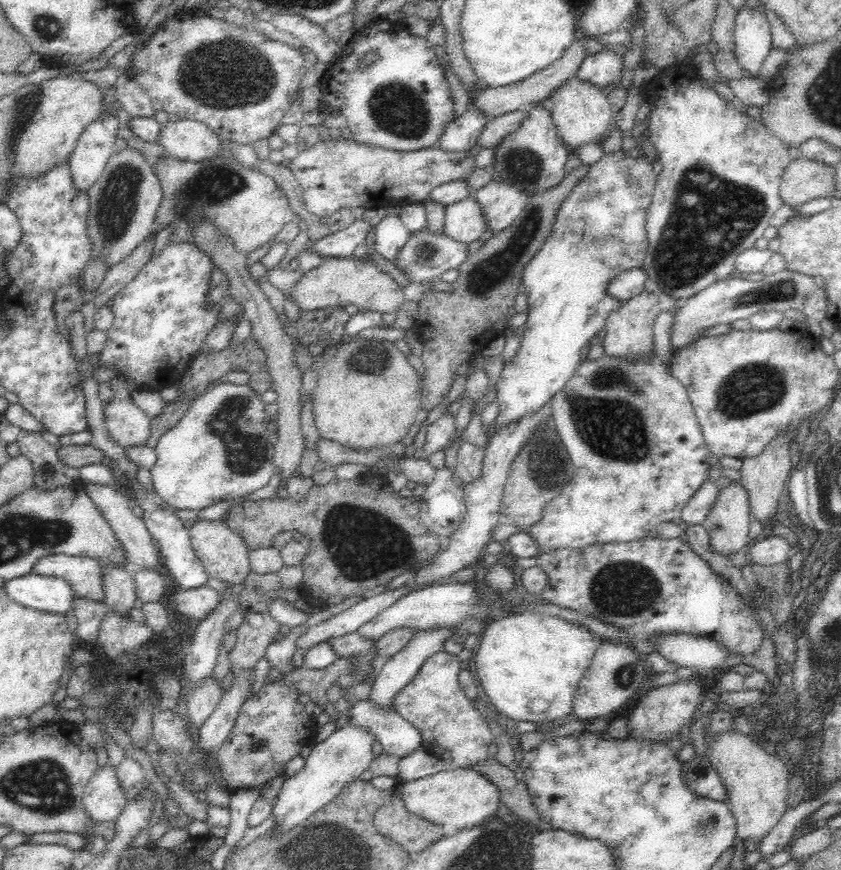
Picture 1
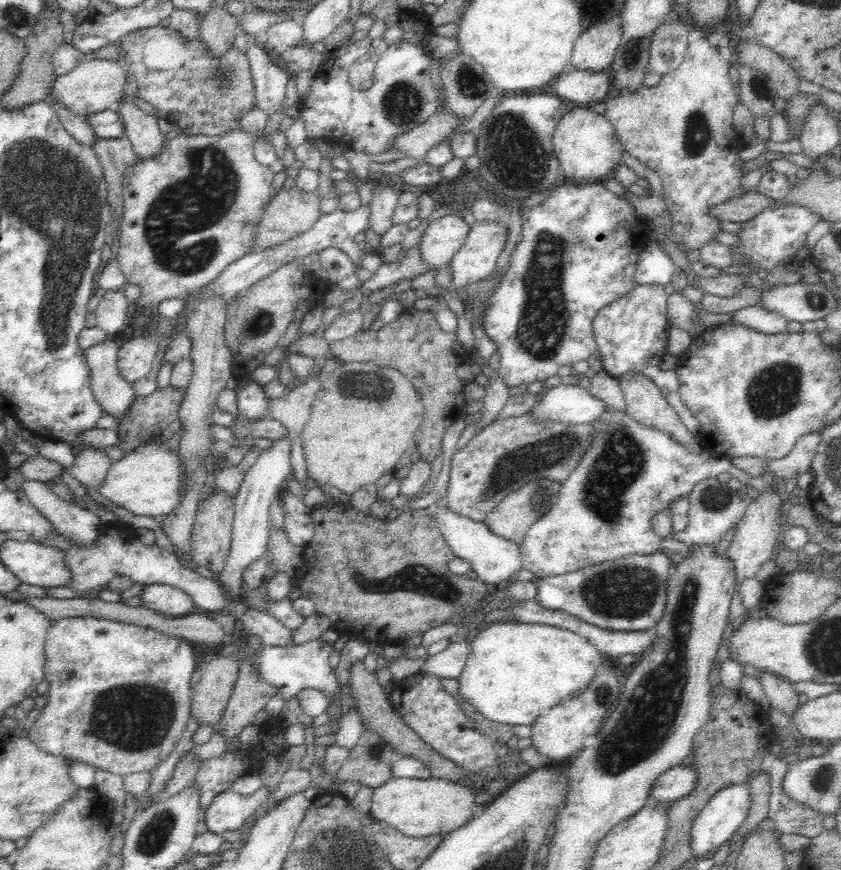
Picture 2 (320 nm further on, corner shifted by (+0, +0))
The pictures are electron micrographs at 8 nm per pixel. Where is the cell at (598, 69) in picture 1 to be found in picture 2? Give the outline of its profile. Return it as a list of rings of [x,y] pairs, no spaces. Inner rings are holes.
[[[567,69],[550,86],[552,93],[566,103],[573,102],[585,106],[588,102],[601,102],[606,99],[610,88],[610,78],[605,71],[585,72]]]

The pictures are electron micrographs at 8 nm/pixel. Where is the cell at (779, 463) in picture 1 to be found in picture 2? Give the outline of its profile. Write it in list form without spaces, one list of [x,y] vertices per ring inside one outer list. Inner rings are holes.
[[[765,484],[761,495],[756,500],[749,500],[748,508],[742,520],[736,525],[734,539],[725,556],[732,561],[732,570],[736,573],[736,591],[746,580],[759,577],[759,570],[772,554],[775,554],[776,546],[782,537],[785,527],[784,518],[780,516],[780,502],[784,499],[778,491],[767,490],[769,484]]]

